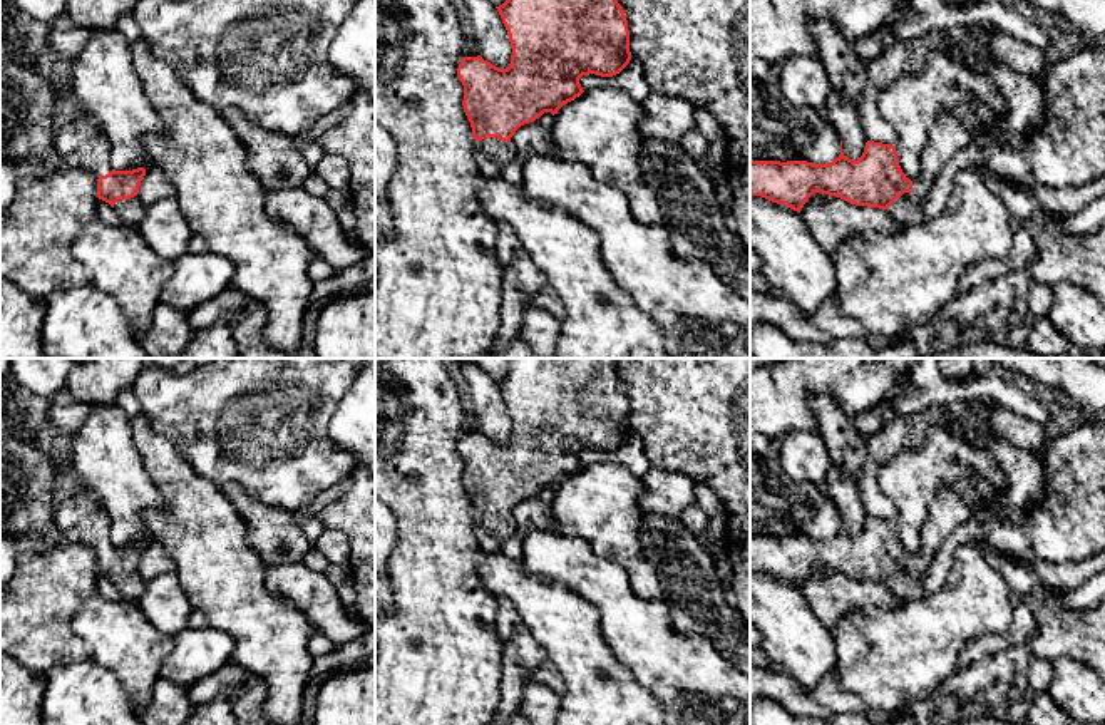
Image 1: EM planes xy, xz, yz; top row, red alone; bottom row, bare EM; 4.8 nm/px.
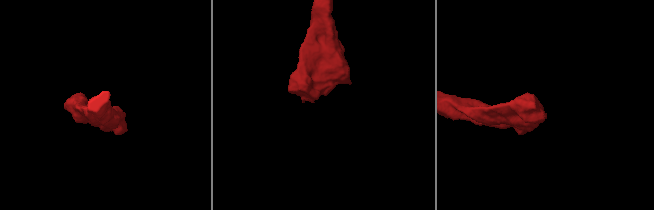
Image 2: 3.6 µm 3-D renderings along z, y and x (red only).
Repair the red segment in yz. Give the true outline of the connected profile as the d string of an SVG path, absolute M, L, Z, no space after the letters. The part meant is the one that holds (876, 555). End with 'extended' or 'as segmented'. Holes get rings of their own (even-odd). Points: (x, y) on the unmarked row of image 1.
M939 487L921 527L921 551L916 556L902 548L894 521L874 516L866 517L857 536L842 527L842 516L840 529L829 539L750 534L750 571L762 571L800 588L814 568L822 568L856 581L884 584L907 603L926 594L929 564L943 541L971 514L971 507L954 489Z; extended

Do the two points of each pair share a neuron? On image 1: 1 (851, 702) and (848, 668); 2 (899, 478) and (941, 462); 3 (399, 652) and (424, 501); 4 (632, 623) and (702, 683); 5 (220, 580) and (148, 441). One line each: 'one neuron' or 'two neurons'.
1: two neurons
2: one neuron
3: one neuron
4: one neuron
5: one neuron

